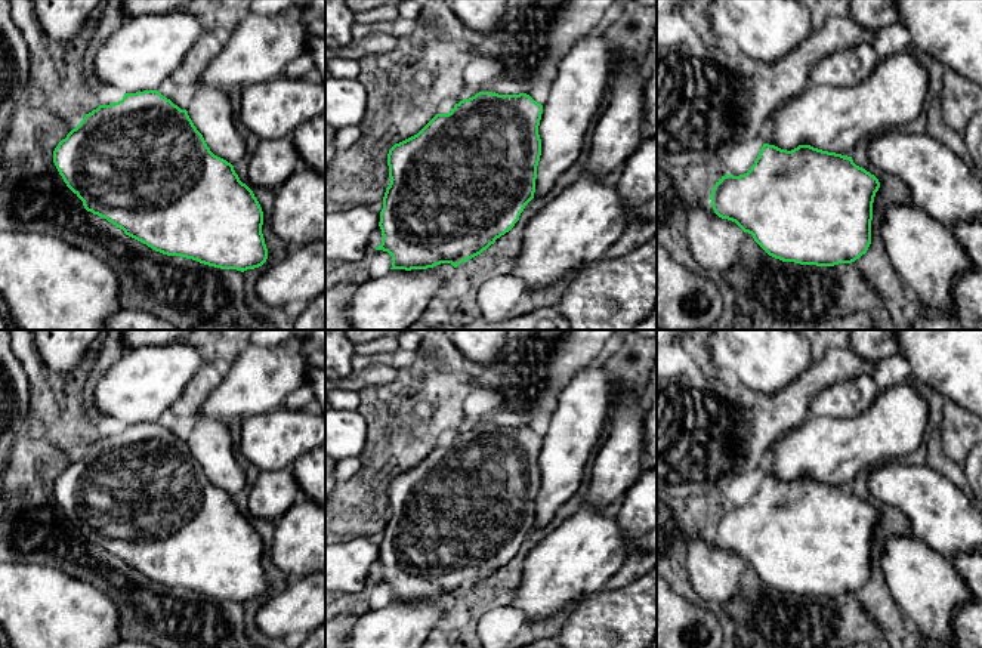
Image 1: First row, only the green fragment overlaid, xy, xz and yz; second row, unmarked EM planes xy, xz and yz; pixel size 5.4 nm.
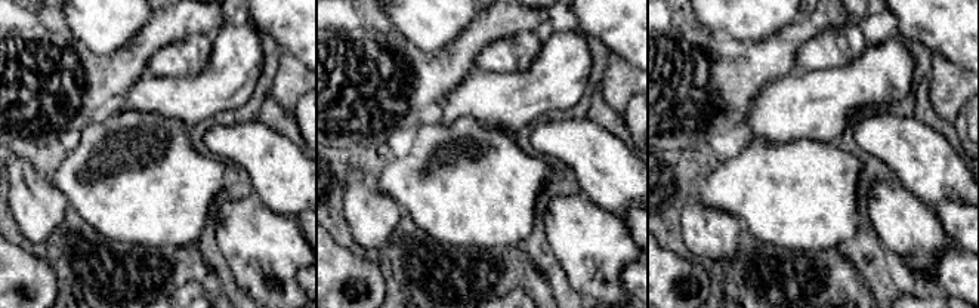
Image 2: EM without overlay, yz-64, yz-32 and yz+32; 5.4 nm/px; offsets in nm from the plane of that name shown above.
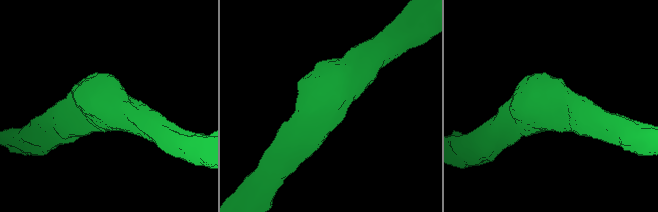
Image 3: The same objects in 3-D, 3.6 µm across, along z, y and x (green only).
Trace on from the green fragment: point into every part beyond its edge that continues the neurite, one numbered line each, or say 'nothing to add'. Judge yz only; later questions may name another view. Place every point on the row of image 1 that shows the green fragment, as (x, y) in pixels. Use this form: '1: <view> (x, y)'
1: yz (831, 119)

